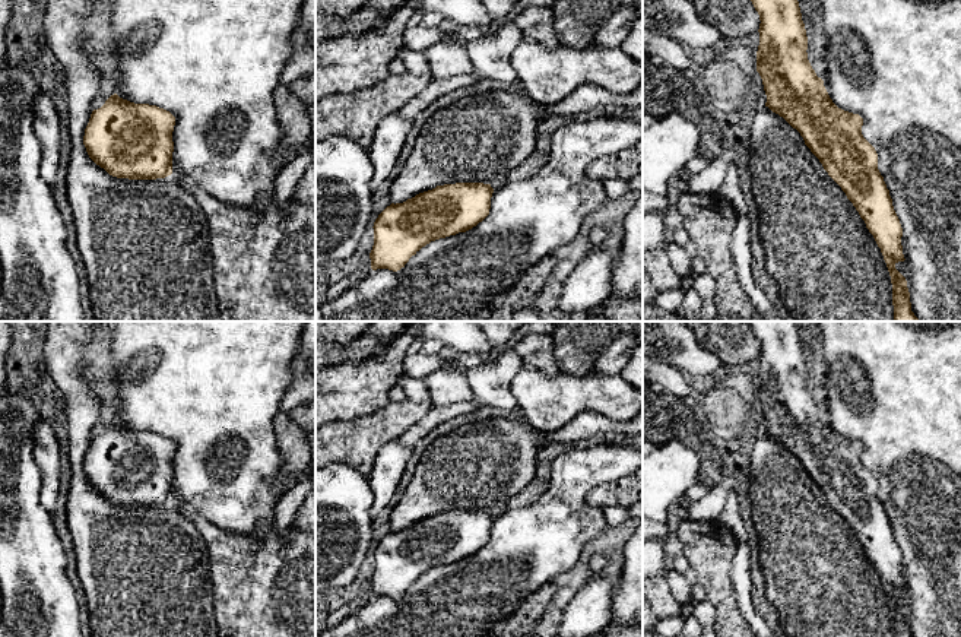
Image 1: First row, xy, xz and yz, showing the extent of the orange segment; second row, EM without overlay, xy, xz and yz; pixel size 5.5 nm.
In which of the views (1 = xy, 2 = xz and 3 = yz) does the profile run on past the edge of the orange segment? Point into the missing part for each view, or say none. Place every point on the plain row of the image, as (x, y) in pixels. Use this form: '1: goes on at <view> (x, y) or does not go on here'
1: does not go on here
2: does not go on here
3: does not go on here

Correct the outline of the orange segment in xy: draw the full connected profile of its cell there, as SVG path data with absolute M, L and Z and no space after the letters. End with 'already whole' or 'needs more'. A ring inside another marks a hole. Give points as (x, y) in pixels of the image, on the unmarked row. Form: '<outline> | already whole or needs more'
M114 421L92 438L83 472L89 485L112 504L165 506L172 501L174 453L169 438Z | already whole

